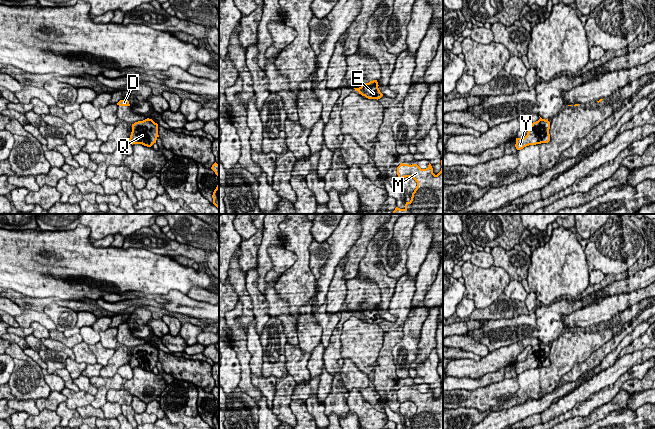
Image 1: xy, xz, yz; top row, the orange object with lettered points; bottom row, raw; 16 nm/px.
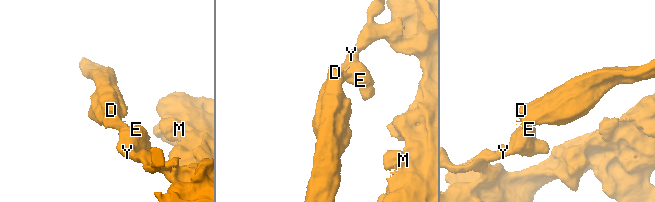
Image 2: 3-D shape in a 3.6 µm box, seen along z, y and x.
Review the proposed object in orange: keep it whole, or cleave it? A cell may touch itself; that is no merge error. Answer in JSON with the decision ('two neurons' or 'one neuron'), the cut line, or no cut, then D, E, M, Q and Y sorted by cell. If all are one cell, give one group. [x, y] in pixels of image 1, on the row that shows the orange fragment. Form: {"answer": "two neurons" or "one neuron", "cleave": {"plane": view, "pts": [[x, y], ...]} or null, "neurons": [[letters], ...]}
{"answer": "two neurons", "cleave": {"plane": "xz", "pts": [[360, 87], [357, 90]]}, "neurons": [["D"], ["E", "M", "Q", "Y"]]}

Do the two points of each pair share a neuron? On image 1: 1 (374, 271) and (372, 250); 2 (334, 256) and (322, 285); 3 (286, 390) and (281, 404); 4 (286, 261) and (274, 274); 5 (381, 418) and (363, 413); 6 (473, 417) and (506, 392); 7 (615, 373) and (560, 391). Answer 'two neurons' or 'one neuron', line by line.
1: one neuron
2: one neuron
3: one neuron
4: one neuron
5: one neuron
6: two neurons
7: two neurons

